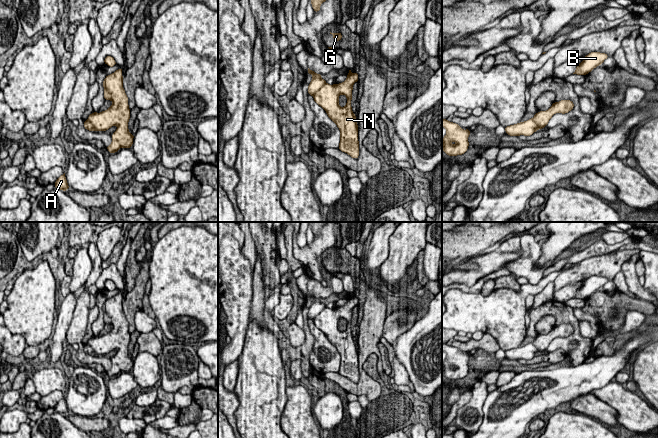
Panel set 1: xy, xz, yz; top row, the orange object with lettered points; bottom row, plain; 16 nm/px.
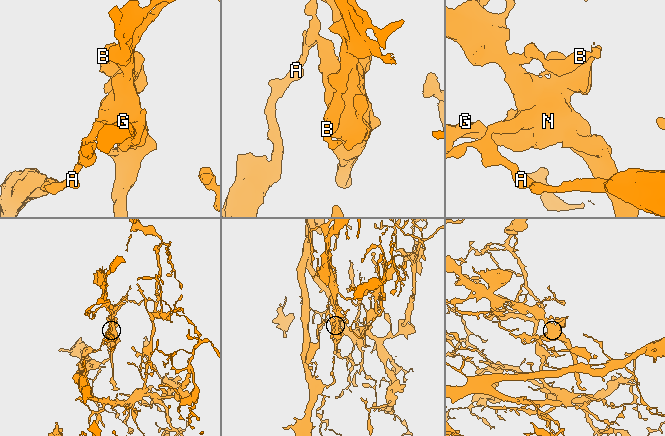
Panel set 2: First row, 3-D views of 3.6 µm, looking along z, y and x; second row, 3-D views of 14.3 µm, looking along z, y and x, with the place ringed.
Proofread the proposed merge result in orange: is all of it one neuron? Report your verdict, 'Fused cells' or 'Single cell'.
Fused cells

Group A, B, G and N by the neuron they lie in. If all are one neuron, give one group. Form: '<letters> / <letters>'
A B / G N

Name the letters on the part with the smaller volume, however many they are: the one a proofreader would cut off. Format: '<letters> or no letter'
G, N

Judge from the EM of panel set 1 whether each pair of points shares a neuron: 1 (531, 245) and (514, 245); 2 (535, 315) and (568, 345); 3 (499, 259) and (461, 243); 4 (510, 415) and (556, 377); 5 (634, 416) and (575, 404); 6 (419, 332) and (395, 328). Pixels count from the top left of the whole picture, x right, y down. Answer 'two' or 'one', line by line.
1: two
2: one
3: two
4: one
5: one
6: two

